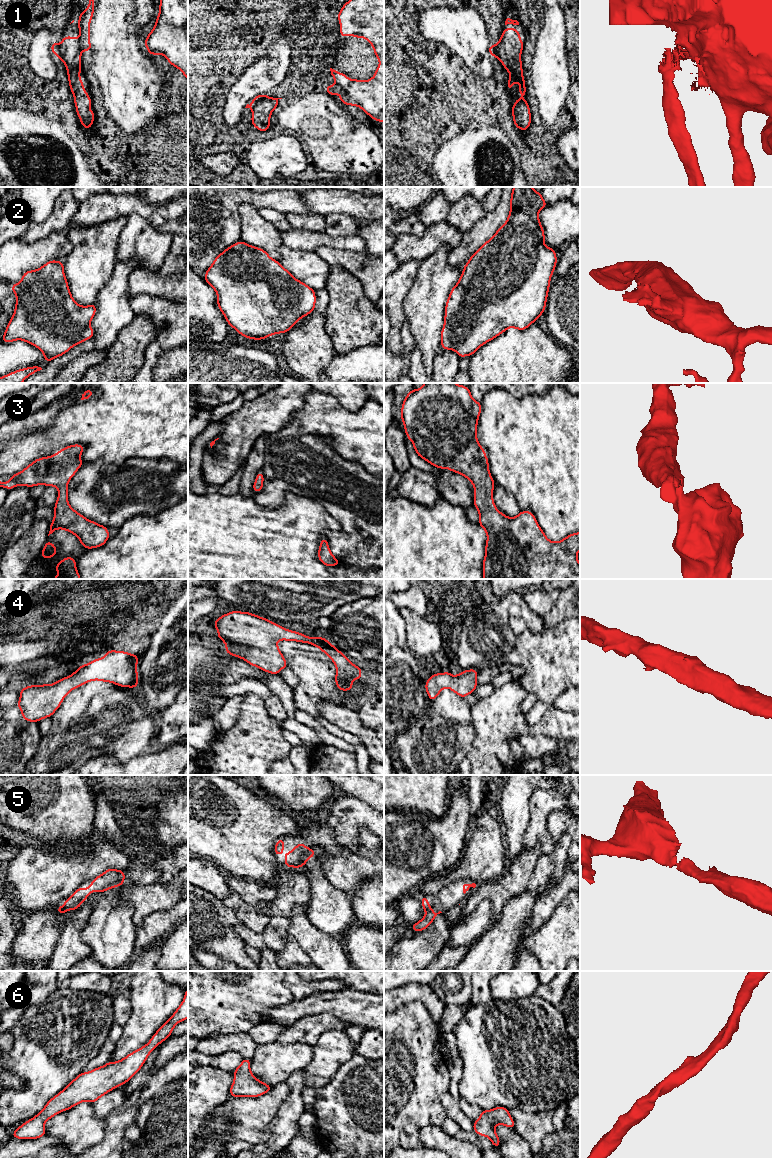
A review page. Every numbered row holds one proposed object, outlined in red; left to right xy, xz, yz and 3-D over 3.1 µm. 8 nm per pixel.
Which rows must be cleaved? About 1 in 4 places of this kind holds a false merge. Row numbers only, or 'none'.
1

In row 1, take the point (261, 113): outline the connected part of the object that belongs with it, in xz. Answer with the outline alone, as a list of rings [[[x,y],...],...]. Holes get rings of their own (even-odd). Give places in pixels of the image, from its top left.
[[[265,97],[258,101],[252,111],[252,125],[261,132],[270,130],[270,117],[277,104],[278,99],[273,97]]]

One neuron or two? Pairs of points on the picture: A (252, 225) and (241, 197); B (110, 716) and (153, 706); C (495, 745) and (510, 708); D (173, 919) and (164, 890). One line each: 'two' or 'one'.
A: two
B: two
C: one
D: two

